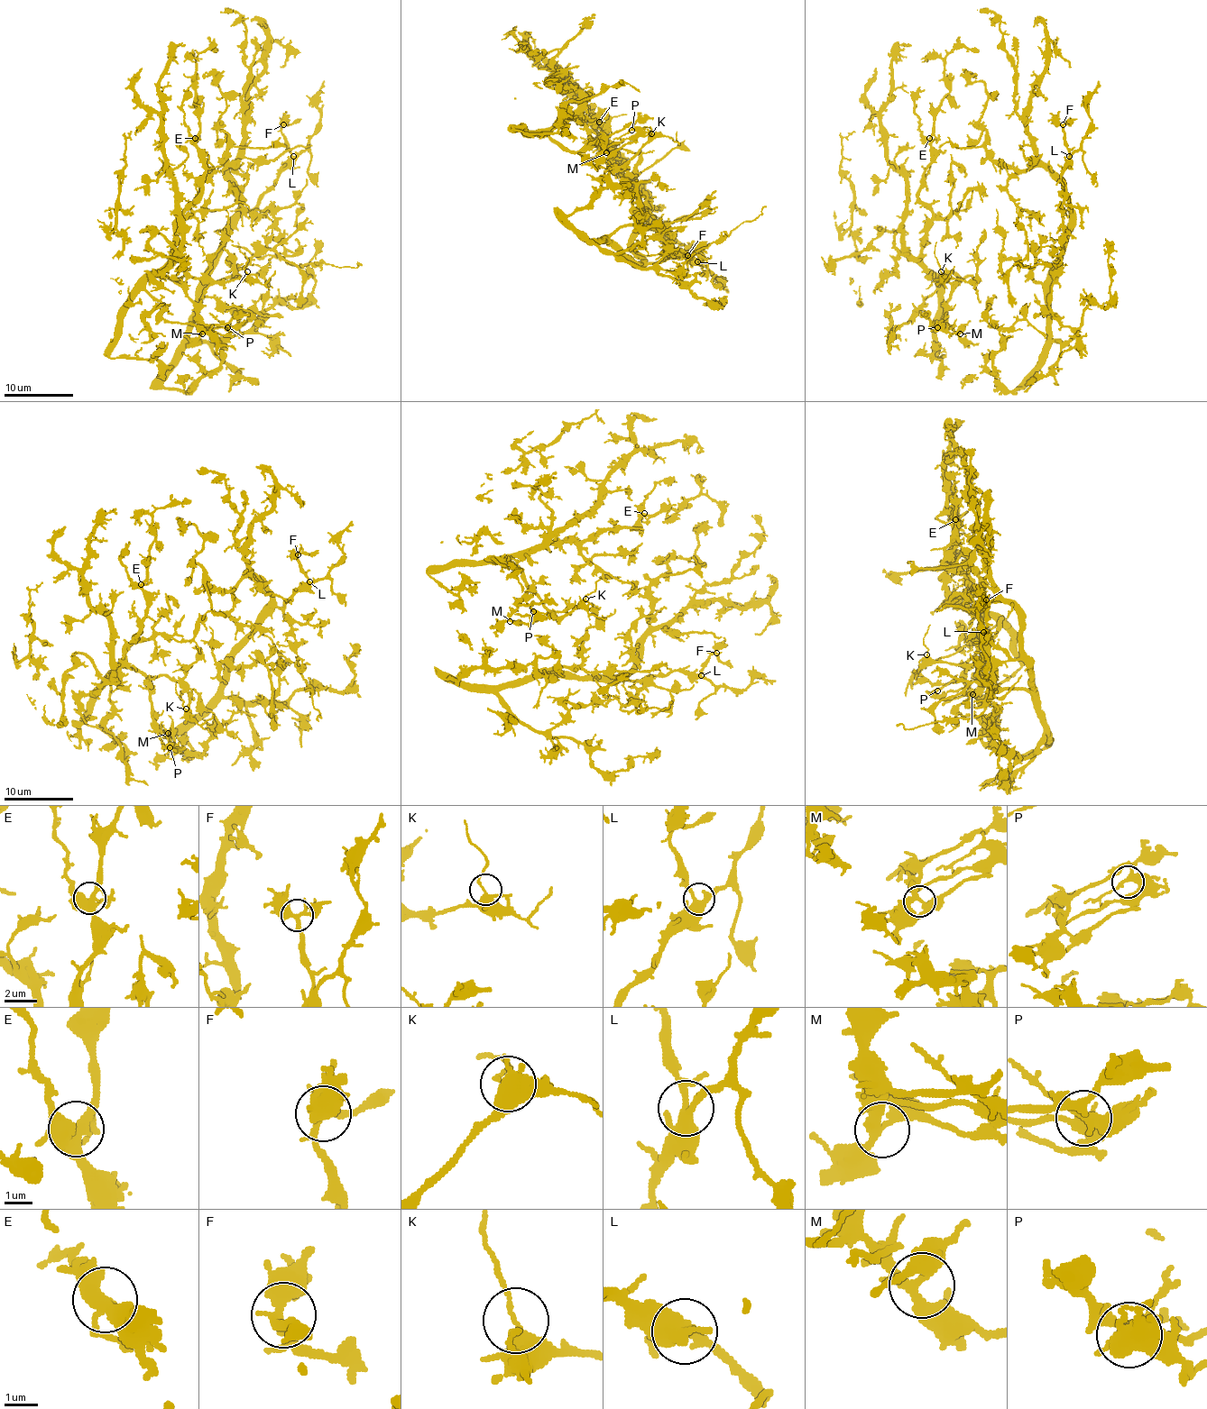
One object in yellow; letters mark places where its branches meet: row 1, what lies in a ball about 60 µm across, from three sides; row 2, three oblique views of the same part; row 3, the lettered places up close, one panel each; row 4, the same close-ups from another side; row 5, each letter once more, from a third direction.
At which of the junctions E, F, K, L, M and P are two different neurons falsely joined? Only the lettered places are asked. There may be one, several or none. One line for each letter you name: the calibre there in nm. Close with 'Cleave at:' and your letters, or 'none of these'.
Cleave at: none of these

